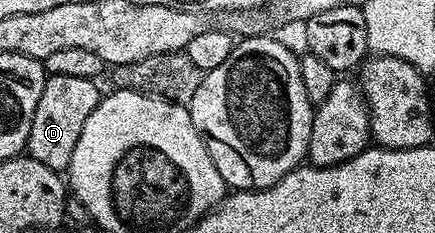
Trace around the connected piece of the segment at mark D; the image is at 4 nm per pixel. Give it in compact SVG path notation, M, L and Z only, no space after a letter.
M49 76L43 86L43 94L39 94L39 106L35 106L35 118L31 118L31 134L27 145L27 155L35 158L35 162L43 162L43 166L47 166L51 170L59 173L64 173L68 169L71 162L71 154L75 154L75 145L79 143L79 134L83 134L83 125L87 123L87 118L91 118L91 110L95 110L95 106L101 100L102 89L97 89L99 86L97 80L88 80L87 78L67 78L66 76Z

